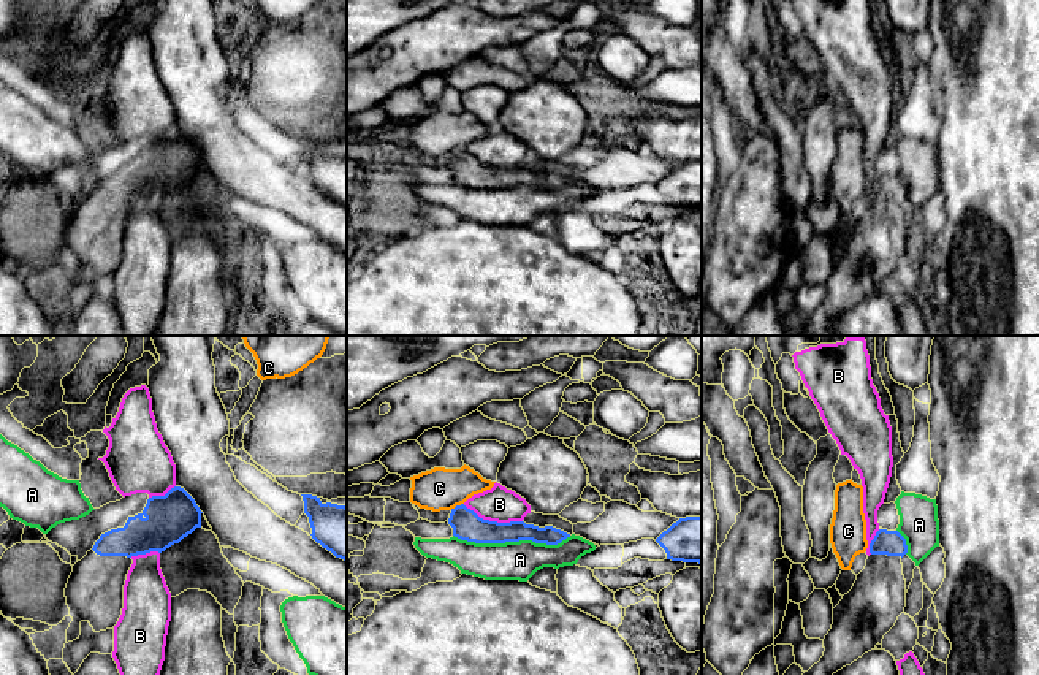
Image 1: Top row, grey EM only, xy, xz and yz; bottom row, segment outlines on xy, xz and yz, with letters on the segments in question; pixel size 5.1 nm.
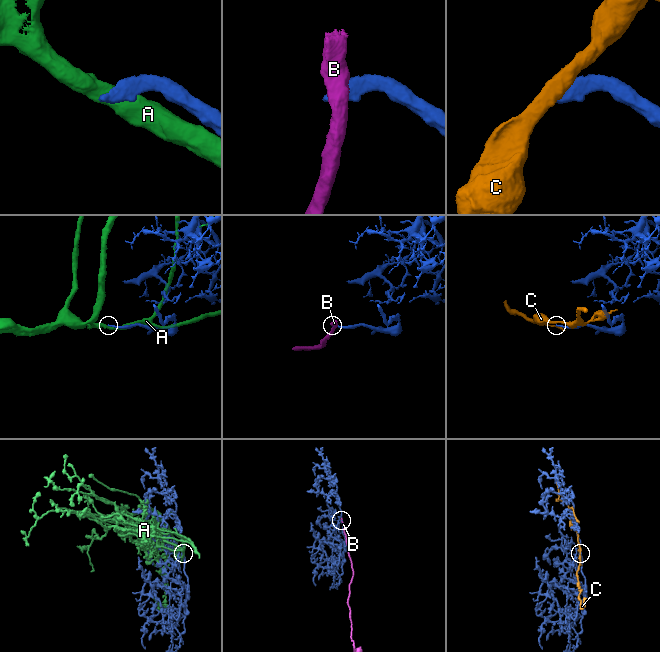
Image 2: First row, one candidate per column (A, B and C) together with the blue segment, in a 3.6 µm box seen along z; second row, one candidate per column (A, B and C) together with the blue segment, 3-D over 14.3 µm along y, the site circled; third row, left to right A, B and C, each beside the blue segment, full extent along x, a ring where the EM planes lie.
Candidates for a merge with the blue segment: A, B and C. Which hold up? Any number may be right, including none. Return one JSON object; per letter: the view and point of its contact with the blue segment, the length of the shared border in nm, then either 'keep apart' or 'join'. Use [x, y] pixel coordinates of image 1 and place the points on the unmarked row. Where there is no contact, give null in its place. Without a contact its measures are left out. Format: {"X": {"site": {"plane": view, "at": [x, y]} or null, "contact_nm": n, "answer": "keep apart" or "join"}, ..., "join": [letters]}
{"A": {"site": {"plane": "xz", "at": [512, 186]}, "contact_nm": 600, "answer": "keep apart"}, "B": {"site": {"plane": "xz", "at": [493, 167]}, "contact_nm": 320, "answer": "keep apart"}, "C": {"site": {"plane": "xz", "at": [456, 151]}, "contact_nm": 80, "answer": "keep apart"}, "join": []}

